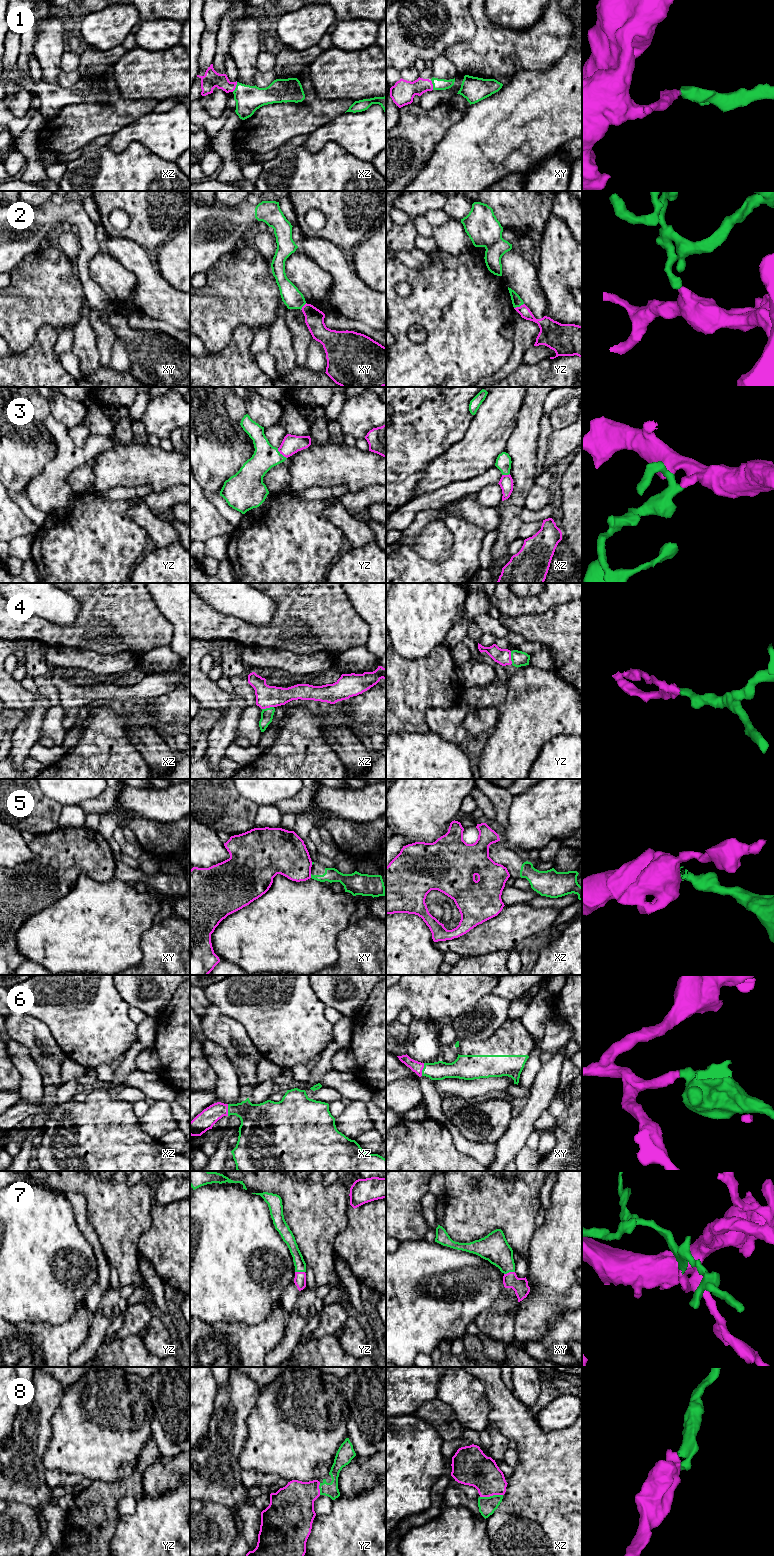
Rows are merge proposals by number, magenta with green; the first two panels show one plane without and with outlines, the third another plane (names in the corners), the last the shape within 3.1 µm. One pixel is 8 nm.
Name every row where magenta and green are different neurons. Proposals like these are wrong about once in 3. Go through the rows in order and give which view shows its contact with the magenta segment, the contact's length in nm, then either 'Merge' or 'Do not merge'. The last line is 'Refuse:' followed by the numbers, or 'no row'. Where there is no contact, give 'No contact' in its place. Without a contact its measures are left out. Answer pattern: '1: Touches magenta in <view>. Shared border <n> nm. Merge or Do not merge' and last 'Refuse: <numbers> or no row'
1: Touches magenta in xz. Shared border 90 nm. Merge
2: Touches magenta in yz. Shared border 90 nm. Do not merge
3: Touches magenta in yz. Shared border 120 nm. Merge
4: Touches magenta in yz. Shared border 110 nm. Merge
5: Touches magenta in xy. Shared border 30 nm. Do not merge
6: Touches magenta in xy. Shared border 110 nm. Merge
7: Touches magenta in xy. Shared border 90 nm. Merge
8: Touches magenta in xz. Shared border 190 nm. Merge
Refuse: 2, 5

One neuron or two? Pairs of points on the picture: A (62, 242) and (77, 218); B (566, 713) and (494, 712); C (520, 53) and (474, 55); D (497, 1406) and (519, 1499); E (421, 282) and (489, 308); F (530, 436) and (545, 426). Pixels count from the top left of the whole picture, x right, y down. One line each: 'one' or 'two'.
A: two
B: two
C: one
D: one
E: one
F: two

